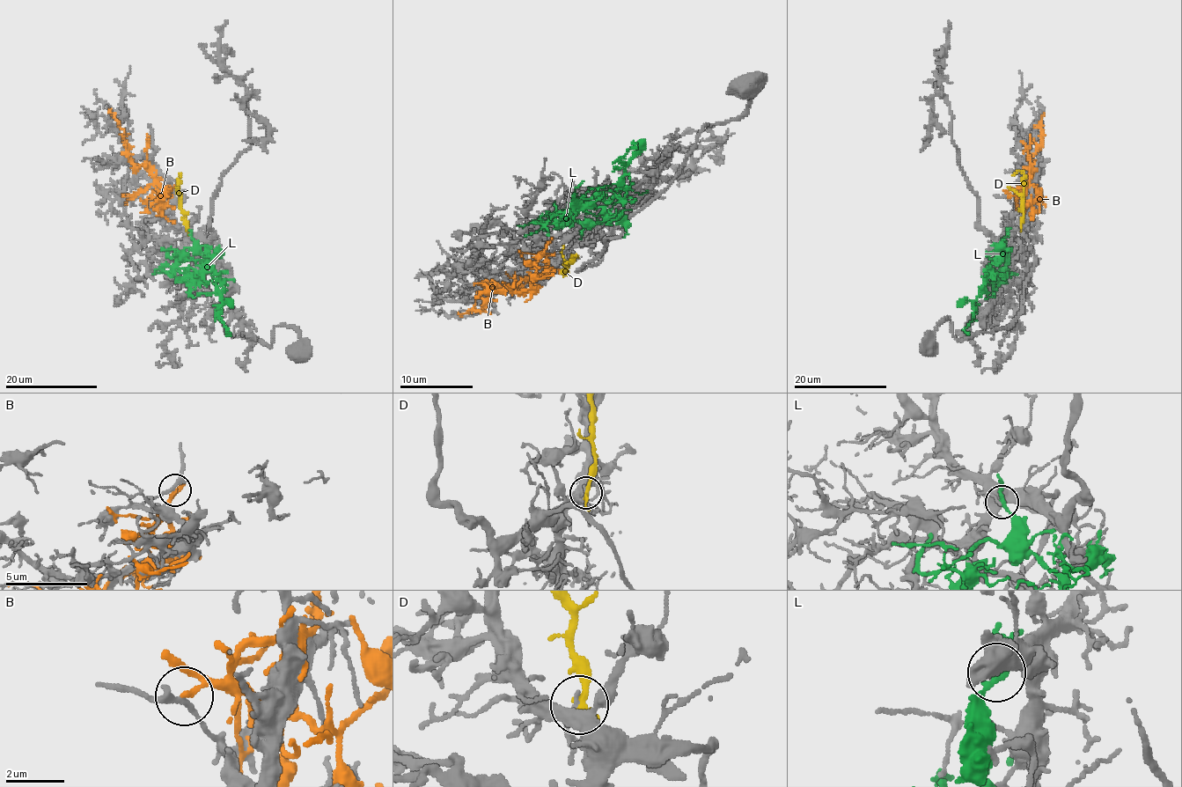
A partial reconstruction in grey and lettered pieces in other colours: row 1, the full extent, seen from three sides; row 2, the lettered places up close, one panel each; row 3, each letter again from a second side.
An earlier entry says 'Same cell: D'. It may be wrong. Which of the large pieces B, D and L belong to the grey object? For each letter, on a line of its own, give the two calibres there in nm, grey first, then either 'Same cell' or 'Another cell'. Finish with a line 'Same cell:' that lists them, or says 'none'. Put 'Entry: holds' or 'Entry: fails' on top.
Entry: fails
B: Thickness 200 nm (grey) against 130 nm. Another cell
D: Thickness 130 nm (grey) against 200 nm. Another cell
L: Thickness 150 nm (grey) against 240 nm. Another cell
Same cell: none

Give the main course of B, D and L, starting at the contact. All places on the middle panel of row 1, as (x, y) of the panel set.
B: (548, 241), (545, 251), (547, 265), (537, 277), (511, 285), (486, 283), (483, 309), (468, 311), (460, 317)
D: (573, 254), (572, 262), (566, 263), (565, 274), (570, 255)
L: (581, 231), (603, 221), (616, 197), (624, 199), (620, 158), (634, 143), (631, 149)

